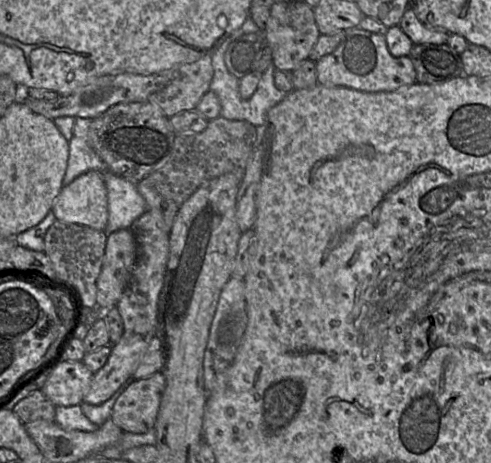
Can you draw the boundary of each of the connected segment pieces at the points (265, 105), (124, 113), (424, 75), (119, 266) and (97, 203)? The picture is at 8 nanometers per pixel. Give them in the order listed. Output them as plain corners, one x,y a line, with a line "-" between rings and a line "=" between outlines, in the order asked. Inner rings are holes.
228,38
210,55
213,66
213,78
210,84
212,90
220,100
221,112
220,117
228,120
246,121
255,127
263,128
266,126
266,118
268,111
280,103
288,93
280,91
274,82
274,73
277,69
272,62
272,51
270,53
270,61
267,69
262,73
257,89
249,99
241,97
239,92
239,79
232,75
225,64
224,53
227,49
=
119,103
91,120
91,147
112,173
136,185
163,166
171,154
176,132
169,118
151,103
=
414,44
410,54
416,82
431,84
463,76
460,55
445,44
=
131,229
108,234
101,273
97,279
97,306
115,308
137,258
137,242
=
88,171
64,185
52,205
51,214
60,222
106,231
108,197
102,173

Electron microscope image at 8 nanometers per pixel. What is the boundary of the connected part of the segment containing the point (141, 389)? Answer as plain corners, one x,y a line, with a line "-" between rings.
162,372
134,381
116,400
110,420
123,432
148,433
154,428
165,384

